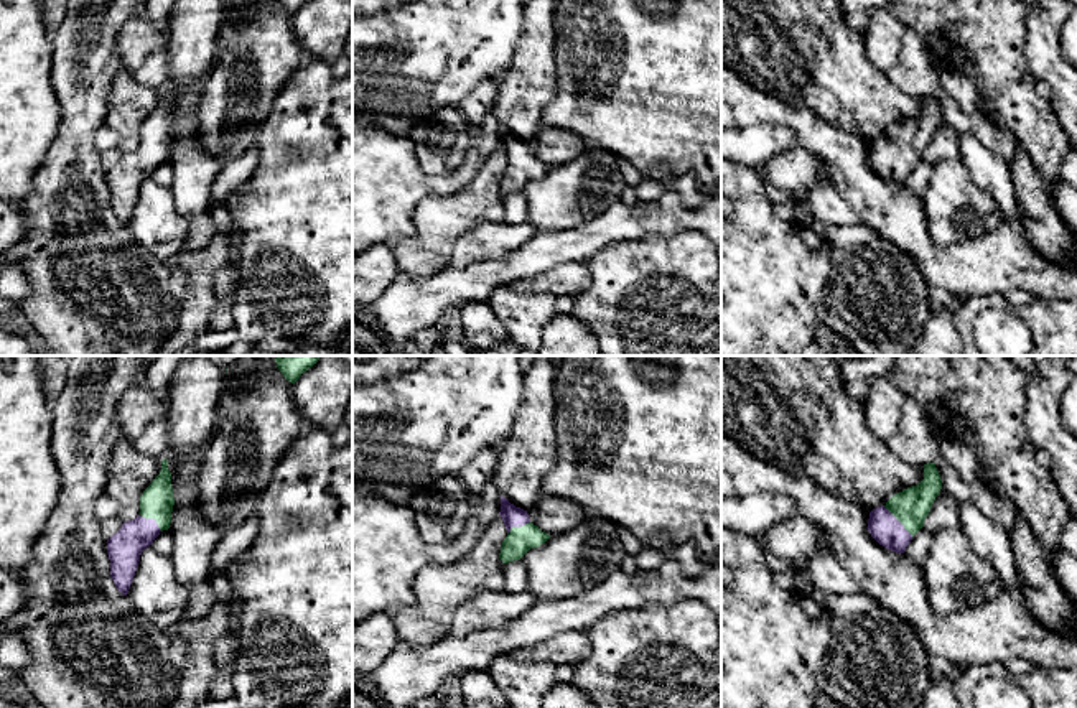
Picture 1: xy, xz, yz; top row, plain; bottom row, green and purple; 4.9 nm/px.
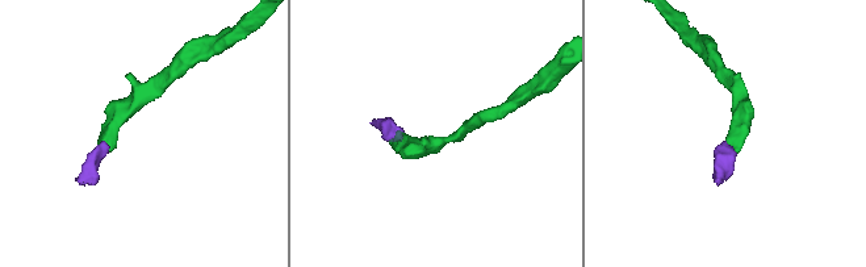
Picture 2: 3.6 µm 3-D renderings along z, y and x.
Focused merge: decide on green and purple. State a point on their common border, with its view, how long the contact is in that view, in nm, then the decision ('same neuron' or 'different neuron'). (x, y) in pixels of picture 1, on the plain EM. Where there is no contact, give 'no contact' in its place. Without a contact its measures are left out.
yz (898, 150) | 220 nm | same neuron

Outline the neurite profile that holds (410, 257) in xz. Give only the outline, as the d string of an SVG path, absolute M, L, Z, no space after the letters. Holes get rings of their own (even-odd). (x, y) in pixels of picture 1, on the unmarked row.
M499 147L483 168L458 191L423 199L415 212L415 237L392 244L399 272L428 277L448 268L448 257L459 237L481 224L504 222L501 178L507 160Z

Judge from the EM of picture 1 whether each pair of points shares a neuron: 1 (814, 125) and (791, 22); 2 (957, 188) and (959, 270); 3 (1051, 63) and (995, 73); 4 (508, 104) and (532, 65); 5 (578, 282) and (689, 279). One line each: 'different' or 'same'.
1: different
2: different
3: different
4: same
5: different

